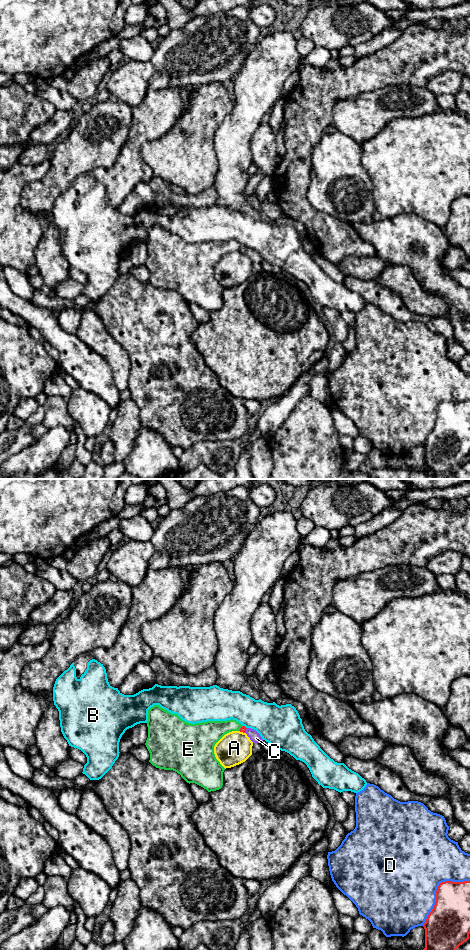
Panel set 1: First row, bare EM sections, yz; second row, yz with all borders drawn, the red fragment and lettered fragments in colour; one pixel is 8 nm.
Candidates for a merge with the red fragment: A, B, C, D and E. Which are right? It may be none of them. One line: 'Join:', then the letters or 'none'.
Join: none

